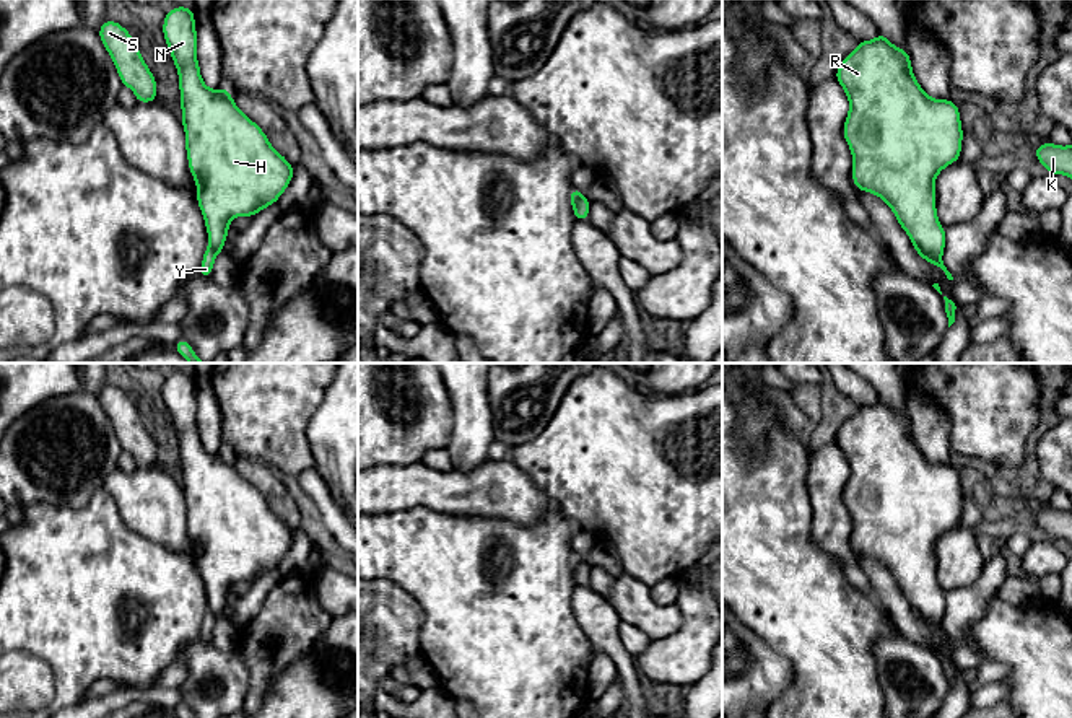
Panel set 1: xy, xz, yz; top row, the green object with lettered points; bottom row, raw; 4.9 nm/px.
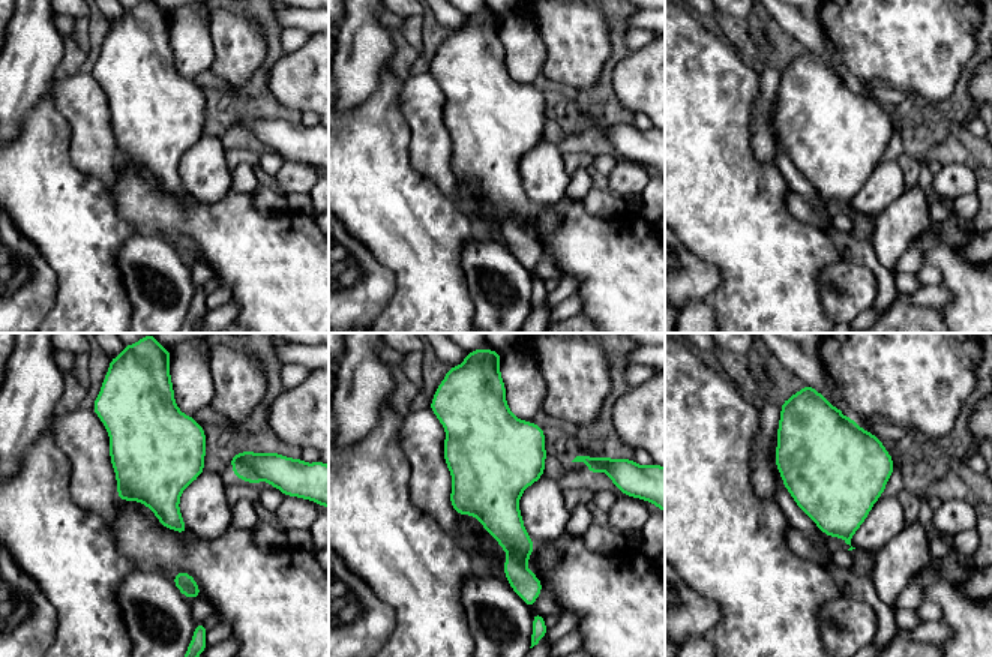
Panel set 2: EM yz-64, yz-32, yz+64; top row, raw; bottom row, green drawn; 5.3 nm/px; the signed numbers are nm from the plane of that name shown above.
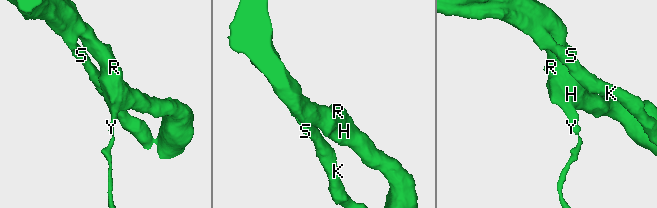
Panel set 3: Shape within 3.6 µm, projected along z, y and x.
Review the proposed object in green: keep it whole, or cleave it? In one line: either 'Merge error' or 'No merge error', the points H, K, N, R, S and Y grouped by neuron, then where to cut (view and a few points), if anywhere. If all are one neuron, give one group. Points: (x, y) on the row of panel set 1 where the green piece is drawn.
Merge error. Groups: H K N R S / Y. Split along yz (913, 243), (926, 253), (941, 258)

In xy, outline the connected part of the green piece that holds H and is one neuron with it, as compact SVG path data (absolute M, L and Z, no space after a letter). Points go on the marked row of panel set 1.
M174 7L164 13L163 36L179 75L182 127L185 132L185 151L190 174L197 184L197 204L205 218L208 246L216 254L224 252L223 244L229 234L229 221L236 217L254 217L277 204L293 179L294 168L268 142L265 132L251 120L234 103L228 88L211 90L203 83L197 60L197 29L194 10Z

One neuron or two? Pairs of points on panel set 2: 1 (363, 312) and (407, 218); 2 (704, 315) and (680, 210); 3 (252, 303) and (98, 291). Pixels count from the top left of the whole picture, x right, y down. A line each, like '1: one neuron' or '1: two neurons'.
1: two neurons
2: two neurons
3: two neurons

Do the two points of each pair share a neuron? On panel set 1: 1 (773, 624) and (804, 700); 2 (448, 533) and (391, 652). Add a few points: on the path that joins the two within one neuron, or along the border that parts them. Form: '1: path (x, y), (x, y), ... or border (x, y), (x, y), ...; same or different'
1: path (793, 643), (804, 655), (804, 681); same
2: border (383, 578), (397, 583), (422, 608), (420, 637); different

